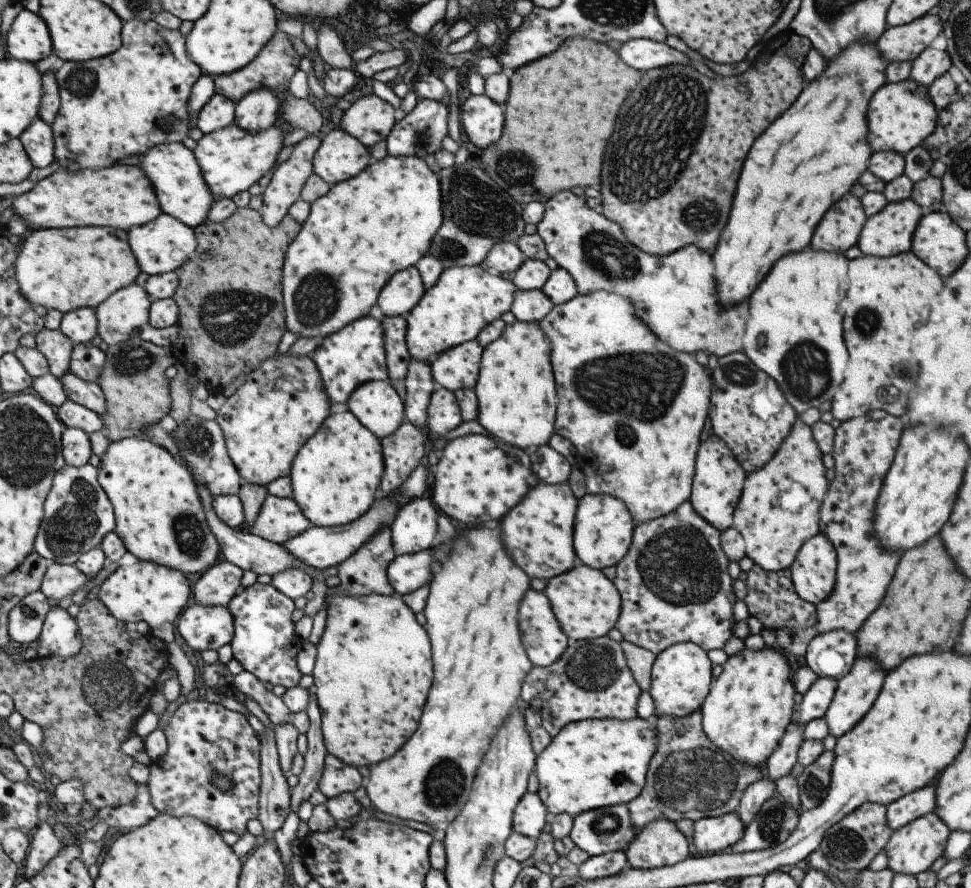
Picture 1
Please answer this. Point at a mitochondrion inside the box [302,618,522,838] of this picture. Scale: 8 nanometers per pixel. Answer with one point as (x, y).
(443, 786)

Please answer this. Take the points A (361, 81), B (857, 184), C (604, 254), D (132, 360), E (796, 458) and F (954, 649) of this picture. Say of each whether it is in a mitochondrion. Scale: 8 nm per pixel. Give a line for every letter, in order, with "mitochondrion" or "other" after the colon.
A: other
B: other
C: mitochondrion
D: mitochondrion
E: other
F: other

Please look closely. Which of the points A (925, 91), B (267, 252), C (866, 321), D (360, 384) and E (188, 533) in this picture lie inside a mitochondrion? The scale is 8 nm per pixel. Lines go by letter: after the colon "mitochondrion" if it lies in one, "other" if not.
A: other
B: other
C: mitochondrion
D: other
E: mitochondrion

